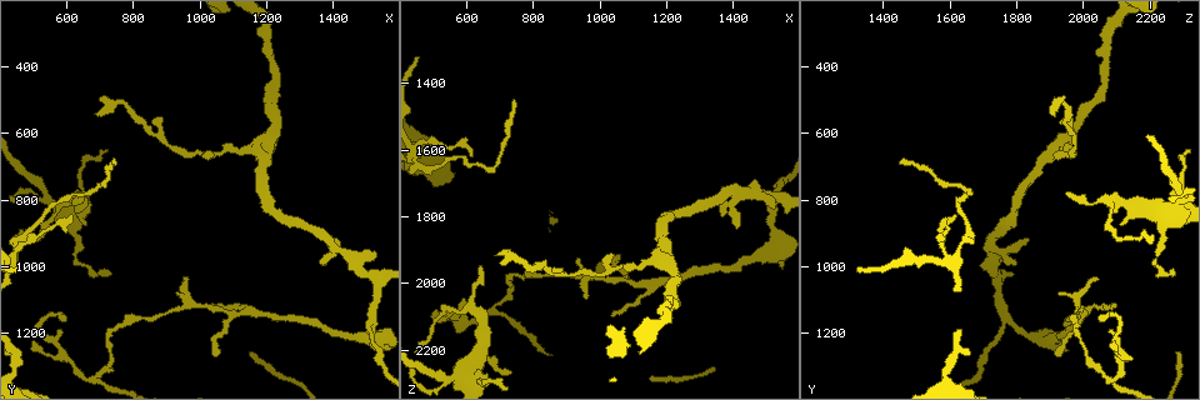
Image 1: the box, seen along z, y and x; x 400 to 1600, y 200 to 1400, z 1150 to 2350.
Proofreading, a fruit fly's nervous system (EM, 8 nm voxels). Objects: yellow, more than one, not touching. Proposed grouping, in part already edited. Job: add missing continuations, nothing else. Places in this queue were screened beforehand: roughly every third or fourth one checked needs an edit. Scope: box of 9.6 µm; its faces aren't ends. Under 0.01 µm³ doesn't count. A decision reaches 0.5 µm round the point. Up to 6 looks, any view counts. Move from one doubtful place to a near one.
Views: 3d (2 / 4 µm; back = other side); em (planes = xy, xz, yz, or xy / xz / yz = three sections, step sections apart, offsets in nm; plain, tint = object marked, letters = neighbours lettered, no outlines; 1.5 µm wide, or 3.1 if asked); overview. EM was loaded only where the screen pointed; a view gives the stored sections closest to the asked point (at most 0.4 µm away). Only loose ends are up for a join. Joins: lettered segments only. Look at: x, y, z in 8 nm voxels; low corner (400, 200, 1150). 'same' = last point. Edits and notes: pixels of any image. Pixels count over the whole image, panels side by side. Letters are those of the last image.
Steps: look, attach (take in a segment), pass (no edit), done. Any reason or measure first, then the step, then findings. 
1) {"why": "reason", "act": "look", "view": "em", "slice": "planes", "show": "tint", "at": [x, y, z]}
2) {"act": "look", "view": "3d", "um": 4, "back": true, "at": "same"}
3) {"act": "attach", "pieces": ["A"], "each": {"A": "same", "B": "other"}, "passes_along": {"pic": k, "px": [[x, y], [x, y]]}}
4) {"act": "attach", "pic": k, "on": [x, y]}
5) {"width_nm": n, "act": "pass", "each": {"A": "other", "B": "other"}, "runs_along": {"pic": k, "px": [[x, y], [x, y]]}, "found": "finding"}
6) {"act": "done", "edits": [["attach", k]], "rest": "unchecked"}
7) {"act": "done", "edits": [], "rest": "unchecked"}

{"why": "thin end", "act": "look", "view": "3d", "um": 4, "back": true, "at": [730, 1020, 2270]}

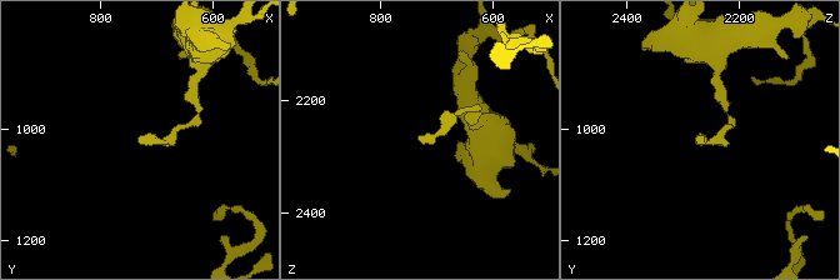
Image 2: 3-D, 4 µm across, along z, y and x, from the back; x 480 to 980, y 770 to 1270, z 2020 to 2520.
{"act": "look", "view": "em", "slice": "planes", "show": "tint", "at": [730, 1015, 2260]}

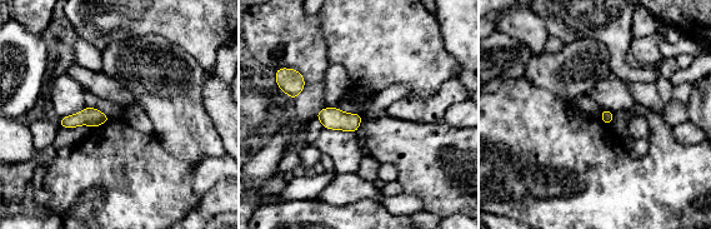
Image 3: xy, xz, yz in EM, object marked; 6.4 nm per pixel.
{"act": "look", "view": "em", "slice": "planes", "show": "letters", "at": "same"}

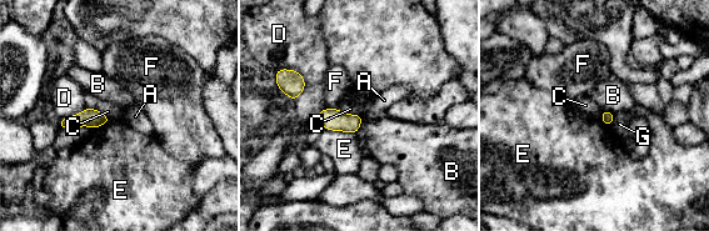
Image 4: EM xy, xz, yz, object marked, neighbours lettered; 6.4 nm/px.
{"longest_contact_nm": ["D", 220], "act": "pass", "each": {"A": "other", "B": "other", "C": "other", "D": "other", "E": "other", "F": "other", "G": "other"}, "border": {"pic": 4, "px": [[335, 108], [362, 116]]}, "found": "none of them fits"}

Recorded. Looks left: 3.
{"why": "thin end", "act": "look", "view": "3d", "um": 4, "at": [960, 1040, 2050]}

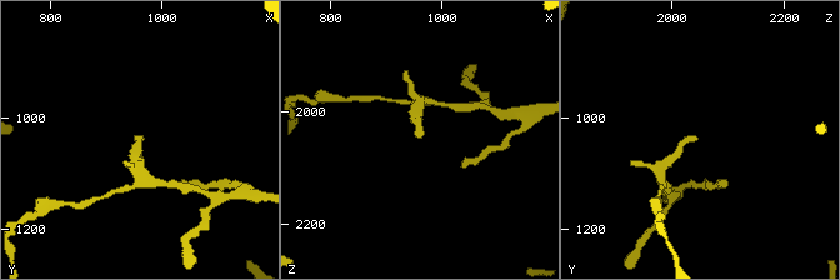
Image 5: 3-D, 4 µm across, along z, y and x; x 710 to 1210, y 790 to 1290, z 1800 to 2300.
{"why": "shape alone is not enough", "act": "look", "view": "em", "slice": "planes", "show": "plain", "at": [960, 1035, 2045]}

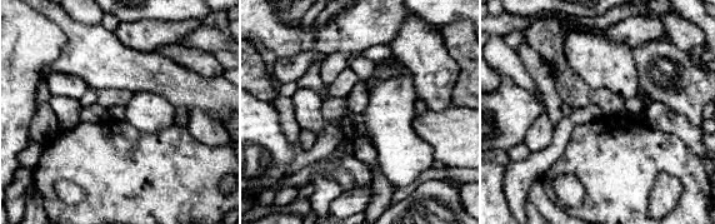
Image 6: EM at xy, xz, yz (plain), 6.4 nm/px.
{"why": "see the neighbours", "act": "look", "view": "em", "slice": "planes", "show": "letters", "at": "same"}

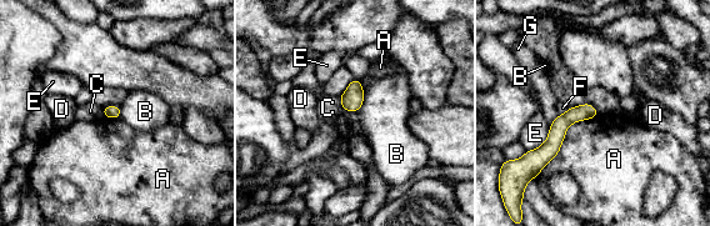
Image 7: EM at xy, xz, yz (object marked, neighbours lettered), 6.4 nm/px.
{"act": "pass", "each": {"A": "other", "B": "other", "C": "other", "D": "other", "E": "other", "F": "other", "G": "other"}, "runs_along": {"pic": 7, "px": [[593, 111], [571, 115], [539, 159]]}, "found": "no lettered segment goes on from it"}

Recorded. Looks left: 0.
{"act": "done", "edits": [], "rest": "unchecked"}

